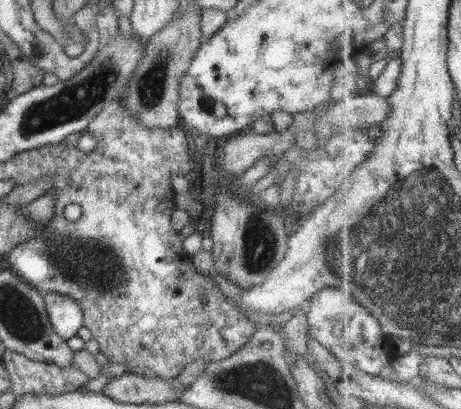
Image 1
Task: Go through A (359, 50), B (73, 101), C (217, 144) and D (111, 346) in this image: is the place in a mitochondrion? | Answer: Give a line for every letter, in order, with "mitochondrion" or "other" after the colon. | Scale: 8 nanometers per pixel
A: other
B: mitochondrion
C: other
D: other

